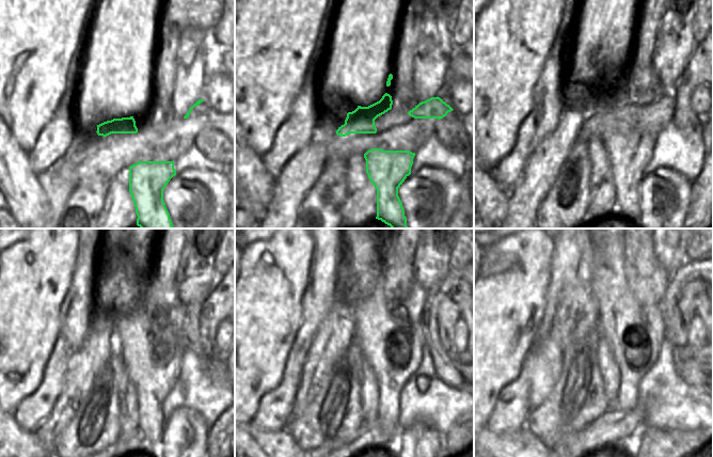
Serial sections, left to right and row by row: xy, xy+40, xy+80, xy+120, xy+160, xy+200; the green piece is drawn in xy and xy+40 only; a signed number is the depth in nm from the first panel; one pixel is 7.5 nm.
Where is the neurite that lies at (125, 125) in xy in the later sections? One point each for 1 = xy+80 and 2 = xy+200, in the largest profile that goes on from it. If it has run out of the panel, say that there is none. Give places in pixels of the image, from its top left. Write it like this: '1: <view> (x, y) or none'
1: xy+80 (630, 130)
2: xy+200 (630, 318)

